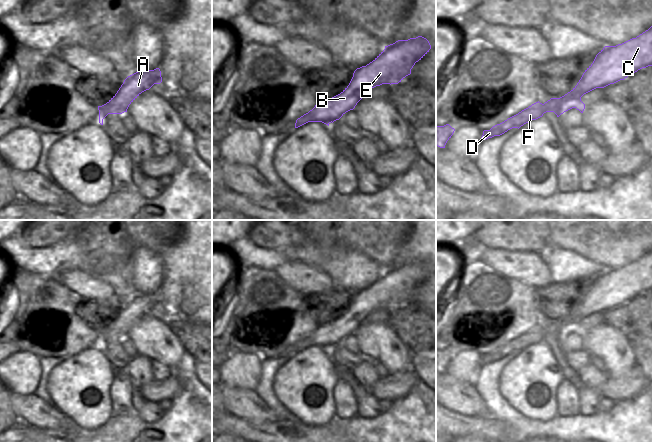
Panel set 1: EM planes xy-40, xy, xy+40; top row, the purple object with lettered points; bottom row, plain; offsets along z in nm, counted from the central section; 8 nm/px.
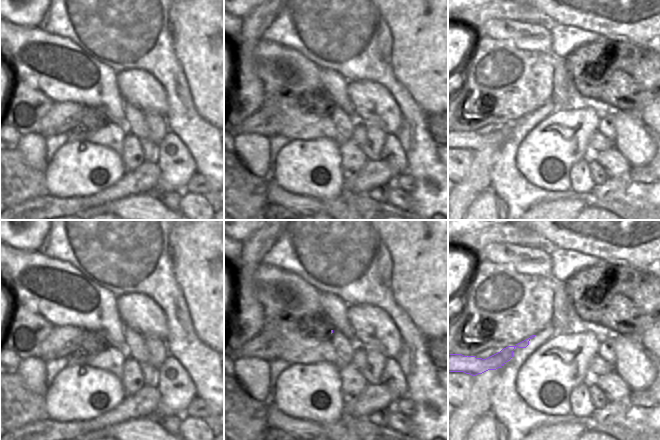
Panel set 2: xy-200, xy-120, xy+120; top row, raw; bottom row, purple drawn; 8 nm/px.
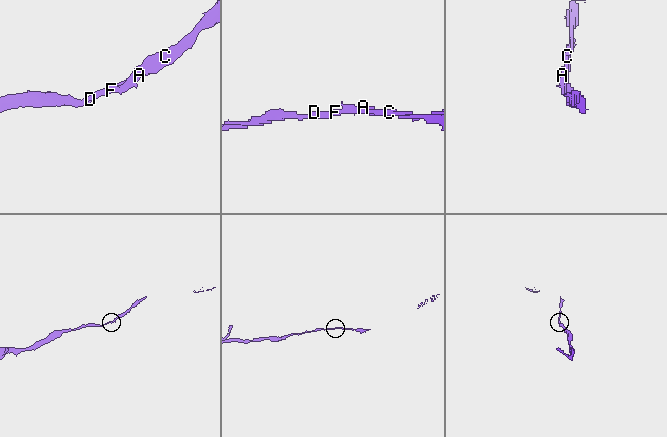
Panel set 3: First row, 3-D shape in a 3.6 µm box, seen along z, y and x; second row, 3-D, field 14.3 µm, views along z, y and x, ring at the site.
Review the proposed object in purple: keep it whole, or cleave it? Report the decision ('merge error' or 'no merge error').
no merge error

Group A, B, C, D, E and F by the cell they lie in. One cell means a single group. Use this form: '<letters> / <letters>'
A B C D E F

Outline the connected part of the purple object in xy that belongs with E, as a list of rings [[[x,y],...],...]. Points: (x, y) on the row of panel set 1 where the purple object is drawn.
[[[422,36],[385,46],[372,62],[354,71],[349,85],[340,94],[317,102],[312,110],[298,118],[295,128],[308,122],[322,122],[329,126],[353,110],[368,90],[382,84],[401,82],[430,49],[429,41]]]

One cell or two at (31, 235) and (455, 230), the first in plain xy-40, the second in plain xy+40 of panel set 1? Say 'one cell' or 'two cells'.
two cells

